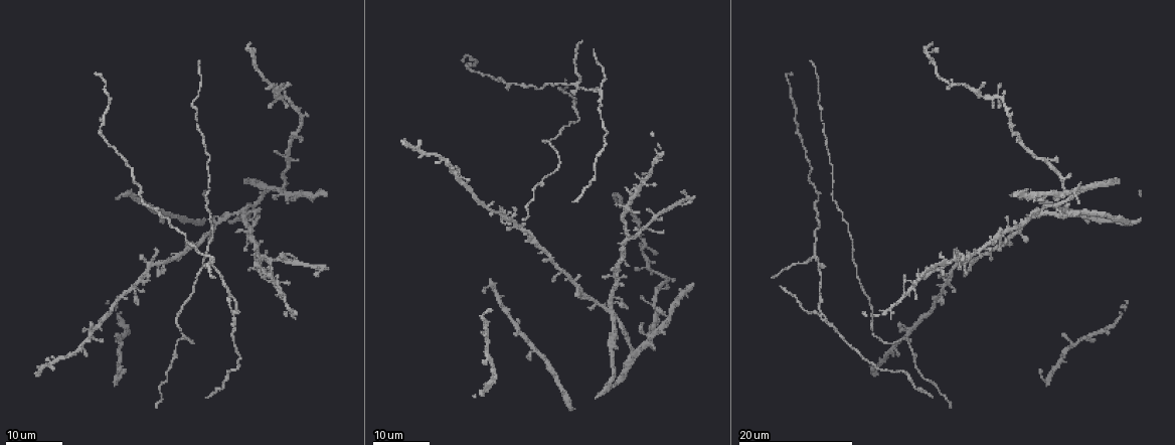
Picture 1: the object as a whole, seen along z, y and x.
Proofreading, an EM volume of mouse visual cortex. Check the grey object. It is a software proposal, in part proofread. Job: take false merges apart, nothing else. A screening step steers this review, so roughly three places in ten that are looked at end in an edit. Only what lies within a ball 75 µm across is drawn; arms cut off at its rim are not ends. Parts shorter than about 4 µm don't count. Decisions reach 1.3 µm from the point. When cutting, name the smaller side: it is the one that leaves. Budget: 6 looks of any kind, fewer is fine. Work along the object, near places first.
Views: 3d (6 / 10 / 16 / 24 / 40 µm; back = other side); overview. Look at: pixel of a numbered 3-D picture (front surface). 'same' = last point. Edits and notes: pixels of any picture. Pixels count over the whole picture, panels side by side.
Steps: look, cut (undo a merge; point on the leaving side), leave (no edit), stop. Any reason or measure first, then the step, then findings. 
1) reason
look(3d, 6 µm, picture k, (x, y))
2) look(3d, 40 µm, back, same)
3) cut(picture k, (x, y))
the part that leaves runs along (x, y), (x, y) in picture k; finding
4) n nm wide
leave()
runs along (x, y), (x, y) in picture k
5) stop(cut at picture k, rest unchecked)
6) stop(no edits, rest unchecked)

look(3d, 16 µm, picture 1, (240, 213))

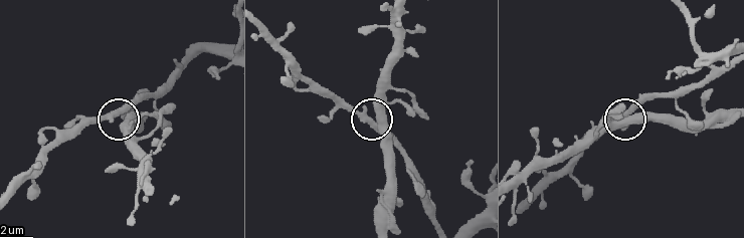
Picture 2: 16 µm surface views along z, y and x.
look(3d, 6 µm, picture 2, (368, 122))

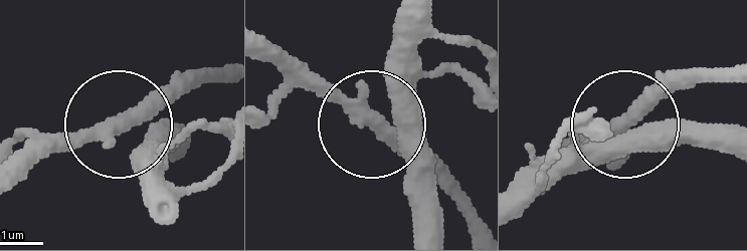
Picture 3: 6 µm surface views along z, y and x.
leave()
runs along (143, 149), (128, 127), (182, 76) in picture 3; all the same neuron

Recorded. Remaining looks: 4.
four or more arms meet
look(3d, 24 µm, picture 1, (265, 258))

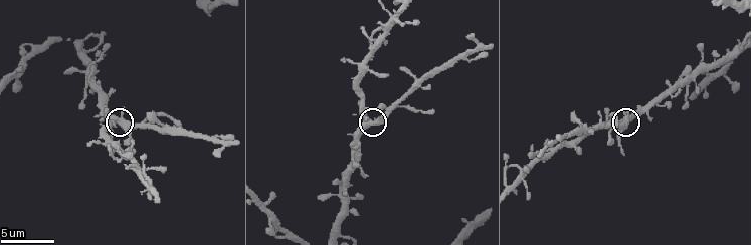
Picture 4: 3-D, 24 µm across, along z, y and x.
look(3d, 10 µm, picture 4, (118, 118))

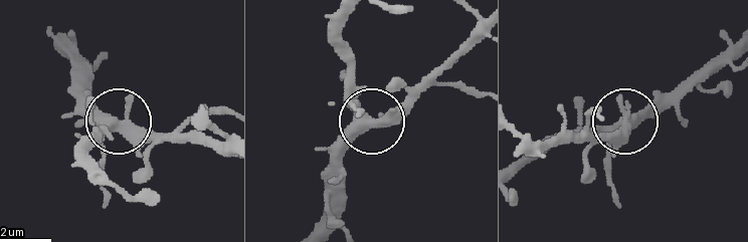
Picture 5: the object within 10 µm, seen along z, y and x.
380 nm wide
leave()
runs along (735, 42), (616, 131), (594, 139) in picture 5; one neuron here

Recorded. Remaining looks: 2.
four-way junction
look(3d, 16 µm, picture 4, (150, 188))

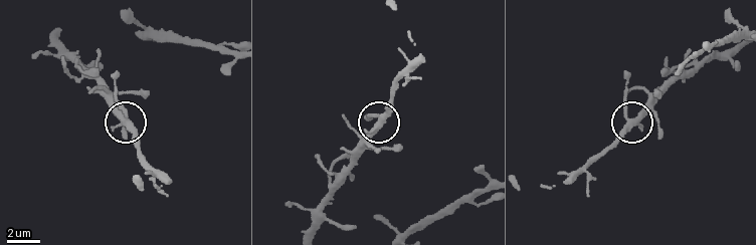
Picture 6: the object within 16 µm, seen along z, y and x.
look(3d, 6 µm, picture 6, (628, 121))

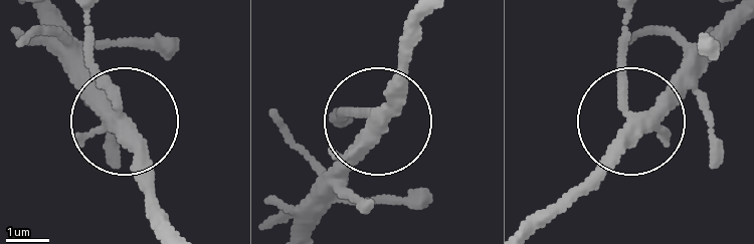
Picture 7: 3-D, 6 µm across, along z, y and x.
4 arms
leave()
one neuron here

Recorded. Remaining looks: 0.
stop(no edits, rest unchecked)

